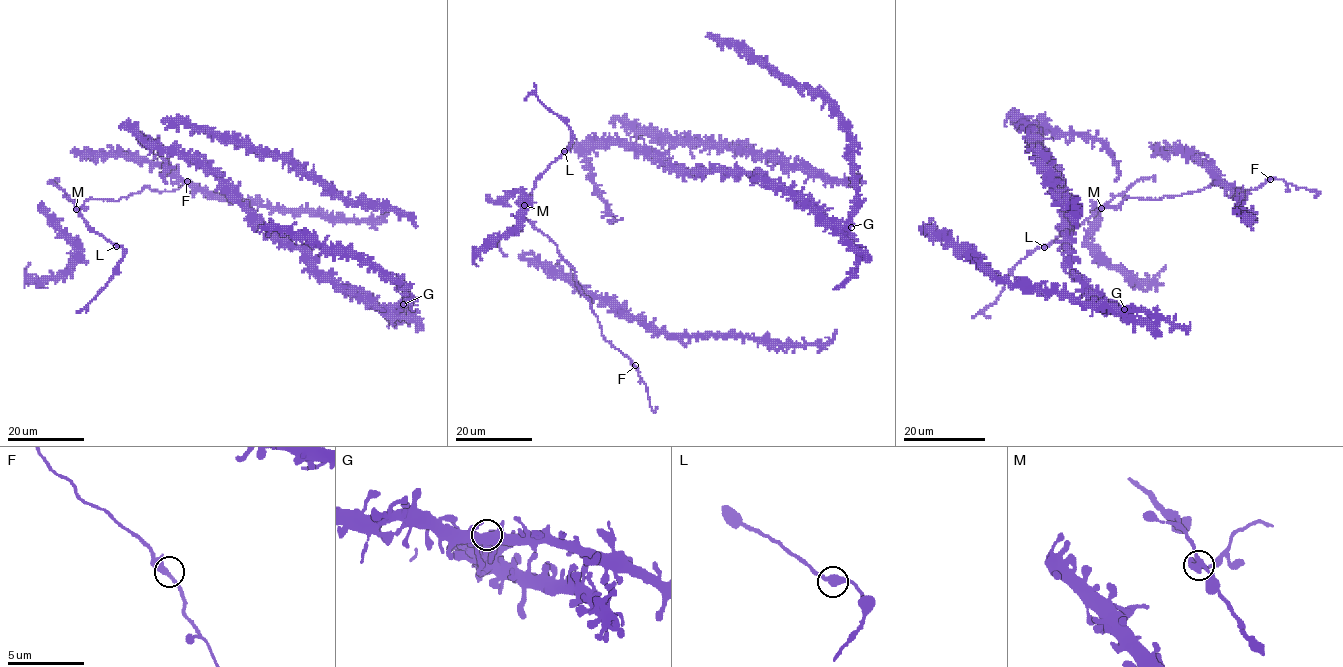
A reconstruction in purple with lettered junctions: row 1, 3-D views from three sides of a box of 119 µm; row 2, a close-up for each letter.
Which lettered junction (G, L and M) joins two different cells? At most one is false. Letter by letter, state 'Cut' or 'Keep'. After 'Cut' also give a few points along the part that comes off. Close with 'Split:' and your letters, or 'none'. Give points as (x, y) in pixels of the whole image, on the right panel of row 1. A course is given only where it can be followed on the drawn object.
G: Keep
L: Keep
M: Cut. Course of the part to remove: (1101, 208), (1116, 208), (1126, 197), (1162, 199), (1211, 184), (1257, 189), (1272, 178), (1316, 191), (1314, 197)
Split: M

